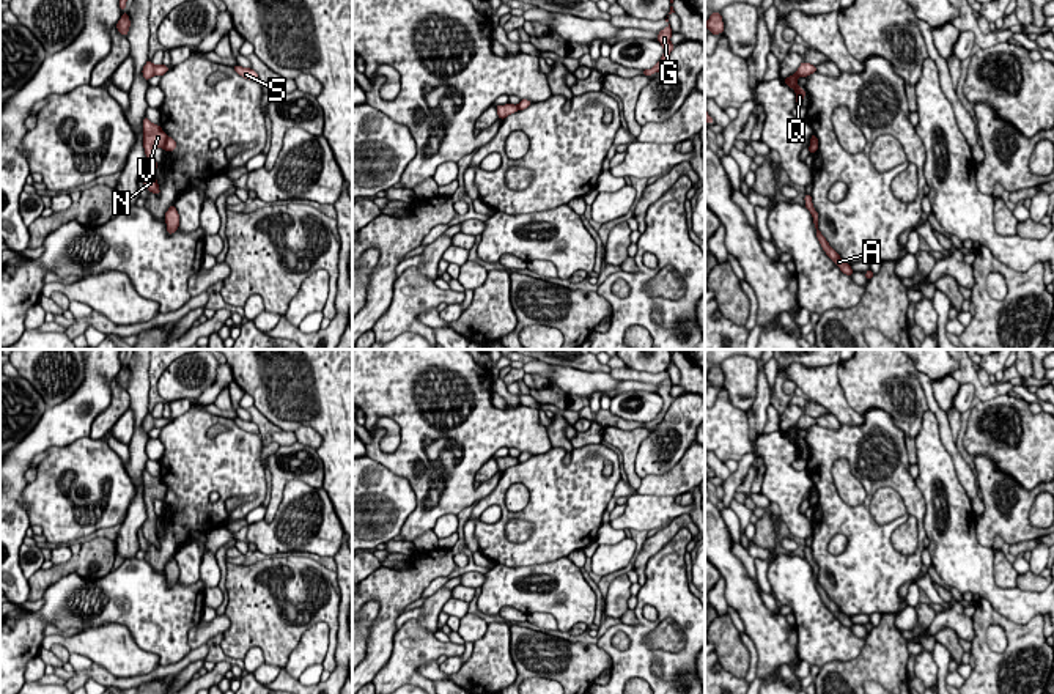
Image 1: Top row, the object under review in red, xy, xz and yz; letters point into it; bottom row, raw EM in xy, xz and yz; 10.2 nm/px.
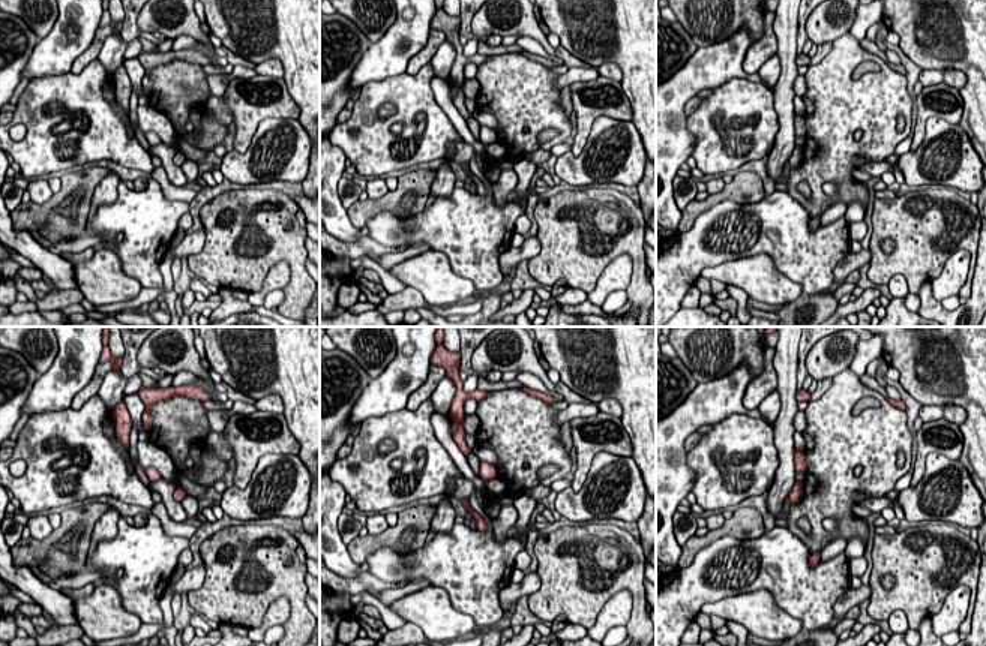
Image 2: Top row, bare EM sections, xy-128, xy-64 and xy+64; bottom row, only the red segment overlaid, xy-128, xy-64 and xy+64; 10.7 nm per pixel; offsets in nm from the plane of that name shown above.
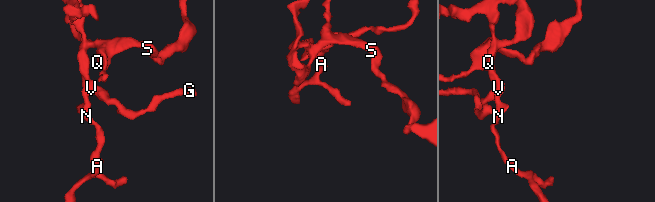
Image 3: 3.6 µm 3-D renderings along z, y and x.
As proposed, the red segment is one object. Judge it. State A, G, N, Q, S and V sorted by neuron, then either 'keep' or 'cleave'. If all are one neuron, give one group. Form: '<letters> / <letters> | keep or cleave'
A N Q S V / G | cleave

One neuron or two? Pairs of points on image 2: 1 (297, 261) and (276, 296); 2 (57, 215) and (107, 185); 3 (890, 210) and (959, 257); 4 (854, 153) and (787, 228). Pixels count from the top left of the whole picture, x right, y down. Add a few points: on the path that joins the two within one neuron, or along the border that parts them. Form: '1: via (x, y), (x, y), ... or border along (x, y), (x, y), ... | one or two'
1: border along (282, 290), (282, 303), (276, 309) | two
2: border along (111, 171), (96, 186), (90, 203) | two
3: border along (970, 252), (956, 251), (932, 279) | two
4: border along (787, 191), (811, 218) | two

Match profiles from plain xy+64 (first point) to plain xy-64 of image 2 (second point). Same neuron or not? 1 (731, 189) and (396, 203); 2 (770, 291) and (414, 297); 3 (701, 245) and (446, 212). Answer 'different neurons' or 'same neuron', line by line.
1: same neuron
2: different neurons
3: same neuron

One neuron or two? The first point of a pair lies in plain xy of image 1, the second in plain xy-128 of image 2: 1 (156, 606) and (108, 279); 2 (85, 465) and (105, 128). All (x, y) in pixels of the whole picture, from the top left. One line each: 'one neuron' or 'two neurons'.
1: two neurons
2: one neuron

